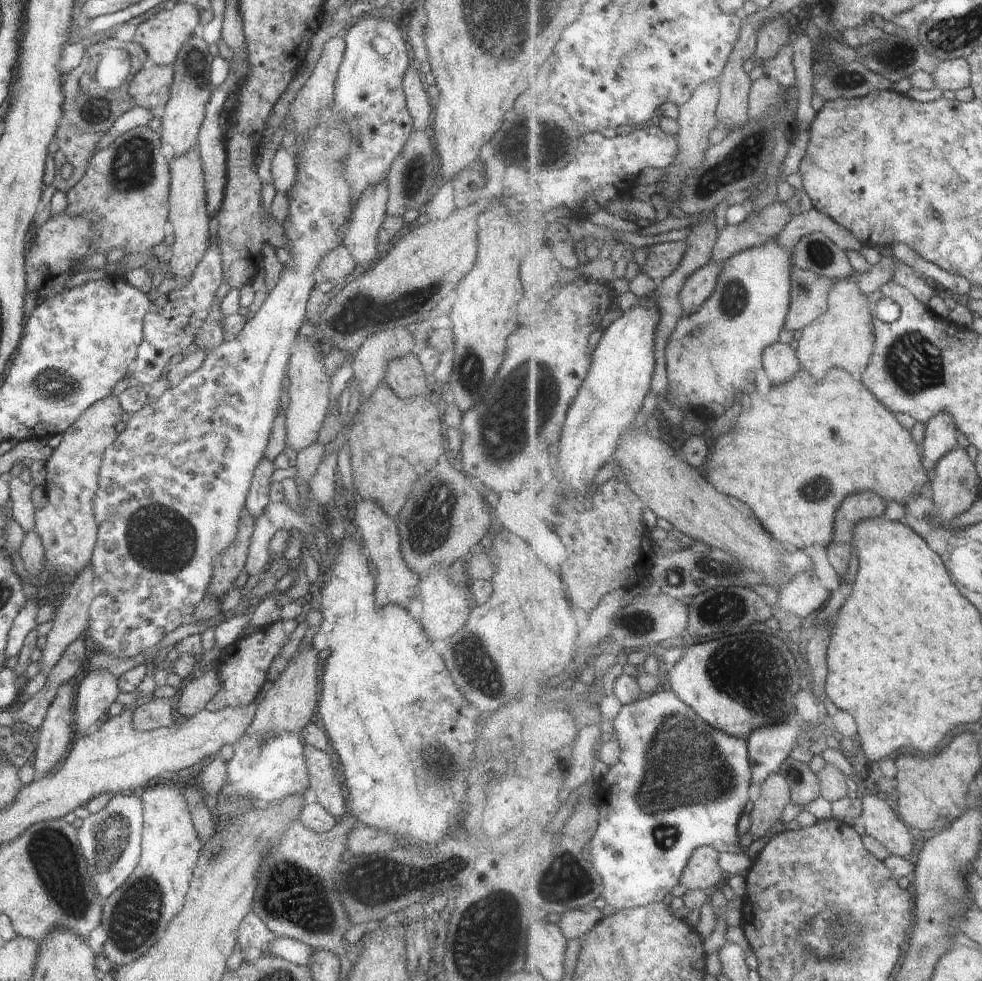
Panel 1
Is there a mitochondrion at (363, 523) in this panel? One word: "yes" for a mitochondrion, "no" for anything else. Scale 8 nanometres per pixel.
no

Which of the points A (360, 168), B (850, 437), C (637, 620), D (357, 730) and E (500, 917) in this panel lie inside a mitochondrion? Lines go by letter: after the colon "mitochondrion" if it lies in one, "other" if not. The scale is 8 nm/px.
A: mitochondrion
B: other
C: mitochondrion
D: other
E: mitochondrion

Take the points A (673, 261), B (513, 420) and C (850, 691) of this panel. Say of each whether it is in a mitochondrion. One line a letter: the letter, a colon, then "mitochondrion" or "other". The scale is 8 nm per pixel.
A: other
B: mitochondrion
C: other

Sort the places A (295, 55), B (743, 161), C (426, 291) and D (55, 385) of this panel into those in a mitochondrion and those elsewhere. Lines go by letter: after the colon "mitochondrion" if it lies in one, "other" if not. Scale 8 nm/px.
A: other
B: mitochondrion
C: mitochondrion
D: mitochondrion

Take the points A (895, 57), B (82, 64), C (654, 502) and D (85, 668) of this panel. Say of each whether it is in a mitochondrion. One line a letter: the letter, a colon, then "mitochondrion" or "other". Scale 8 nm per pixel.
A: mitochondrion
B: other
C: other
D: other

